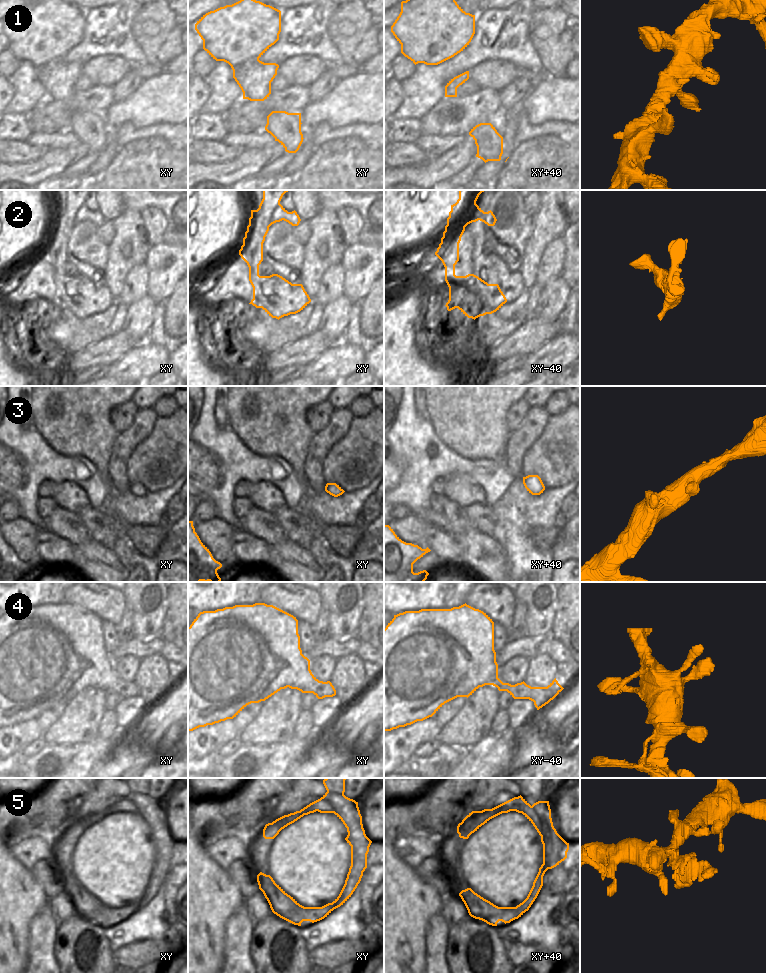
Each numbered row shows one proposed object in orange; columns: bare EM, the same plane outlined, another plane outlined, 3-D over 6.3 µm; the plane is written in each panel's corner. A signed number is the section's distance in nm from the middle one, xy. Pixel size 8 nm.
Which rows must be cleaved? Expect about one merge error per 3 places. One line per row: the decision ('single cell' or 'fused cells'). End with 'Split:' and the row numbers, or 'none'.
1: single cell
2: fused cells
3: single cell
4: single cell
5: single cell
Split: 2

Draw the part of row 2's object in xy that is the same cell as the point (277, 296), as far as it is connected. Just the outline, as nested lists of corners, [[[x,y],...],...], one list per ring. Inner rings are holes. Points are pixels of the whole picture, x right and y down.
[[[249,272],[249,281],[253,287],[253,299],[249,304],[256,308],[262,308],[272,318],[279,320],[284,316],[296,314],[311,302],[302,284],[292,284],[278,274],[260,276],[254,272]]]

